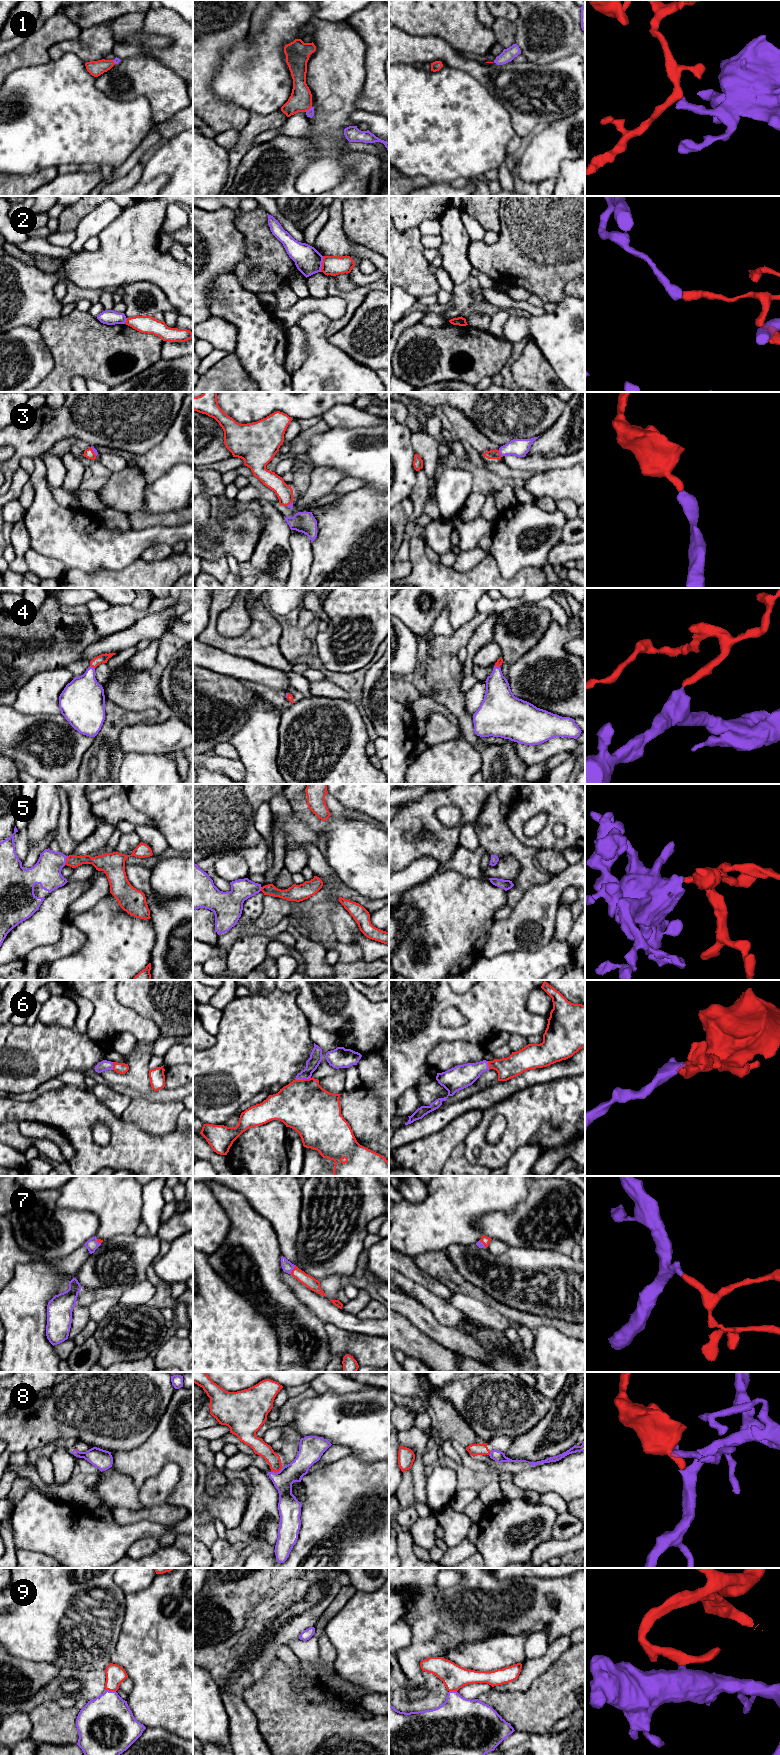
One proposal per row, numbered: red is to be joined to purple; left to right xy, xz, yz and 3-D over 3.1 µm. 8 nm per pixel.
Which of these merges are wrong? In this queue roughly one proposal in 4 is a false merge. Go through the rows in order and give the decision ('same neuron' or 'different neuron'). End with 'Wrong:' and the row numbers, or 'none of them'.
1: same neuron
2: different neuron
3: same neuron
4: same neuron
5: same neuron
6: same neuron
7: same neuron
8: different neuron
9: same neuron
Wrong: 2, 8

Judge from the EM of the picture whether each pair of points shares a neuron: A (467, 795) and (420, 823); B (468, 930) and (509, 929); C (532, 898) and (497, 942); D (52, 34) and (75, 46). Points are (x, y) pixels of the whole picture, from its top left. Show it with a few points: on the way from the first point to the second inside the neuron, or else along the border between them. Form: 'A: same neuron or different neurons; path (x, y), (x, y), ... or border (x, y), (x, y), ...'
A: same neuron; path (454, 795), (441, 797), (428, 810)
B: different neurons; border (495, 920), (482, 951)
C: same neuron; path (532, 909), (508, 933)
D: different neurons; border (82, 30), (77, 39), (54, 43), (50, 59)

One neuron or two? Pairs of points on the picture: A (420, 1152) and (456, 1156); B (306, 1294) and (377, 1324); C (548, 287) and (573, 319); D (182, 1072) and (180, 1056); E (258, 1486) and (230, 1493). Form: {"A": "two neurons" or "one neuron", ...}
{"A": "two neurons", "B": "one neuron", "C": "two neurons", "D": "two neurons", "E": "two neurons"}

